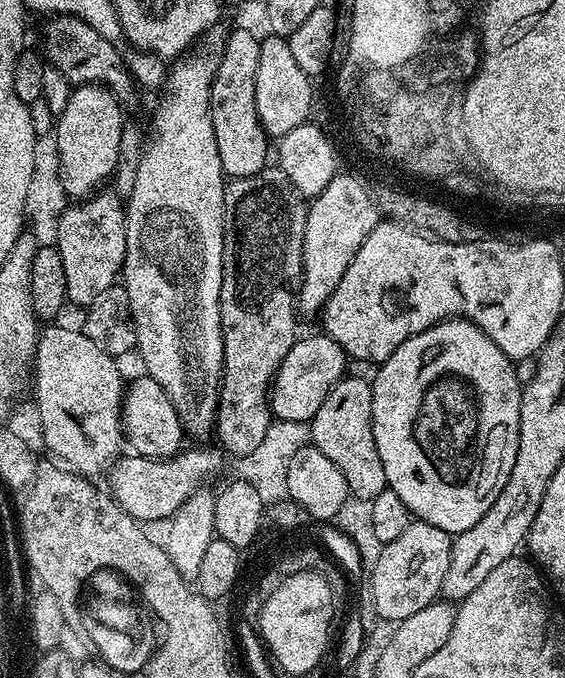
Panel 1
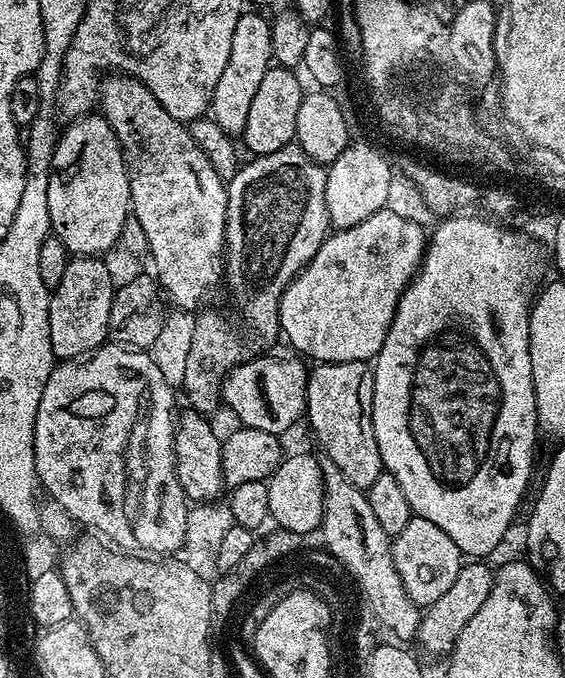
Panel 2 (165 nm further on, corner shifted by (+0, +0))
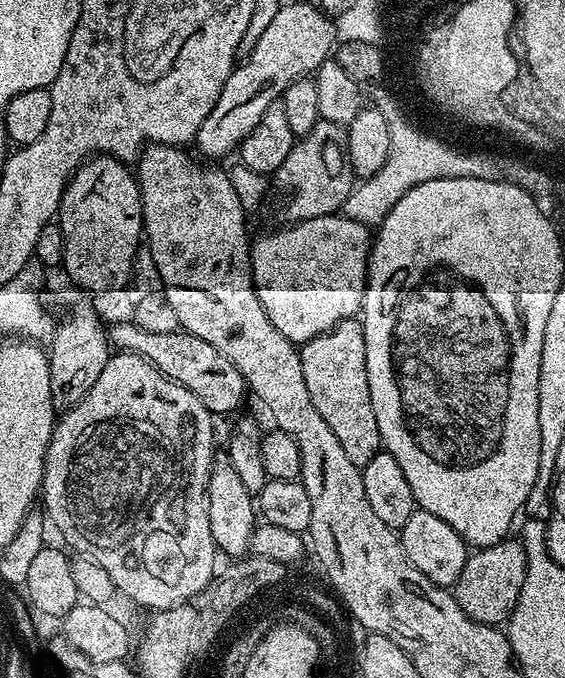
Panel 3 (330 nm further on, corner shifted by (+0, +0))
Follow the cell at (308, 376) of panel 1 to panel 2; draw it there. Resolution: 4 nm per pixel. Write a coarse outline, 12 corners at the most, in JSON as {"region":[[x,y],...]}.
{"region":[[249,358],[222,400],[246,428],[279,436],[308,407],[303,359]]}

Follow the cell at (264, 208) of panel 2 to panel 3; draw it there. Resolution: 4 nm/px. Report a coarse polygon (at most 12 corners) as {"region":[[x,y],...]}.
{"region":[[319,119],[271,173],[284,222],[330,216],[354,189],[345,129]]}

